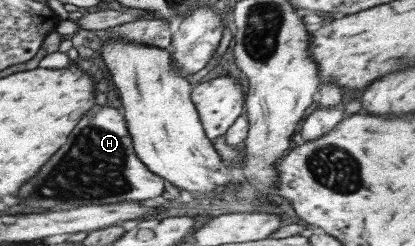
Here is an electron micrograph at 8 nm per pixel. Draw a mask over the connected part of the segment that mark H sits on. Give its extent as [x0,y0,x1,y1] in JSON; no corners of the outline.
[17,104,165,213]

